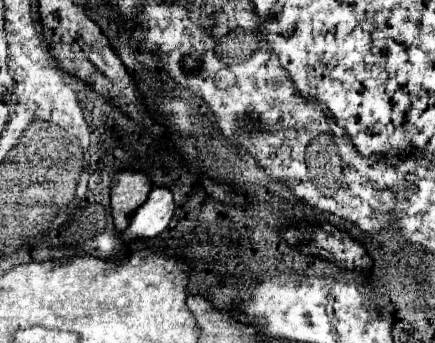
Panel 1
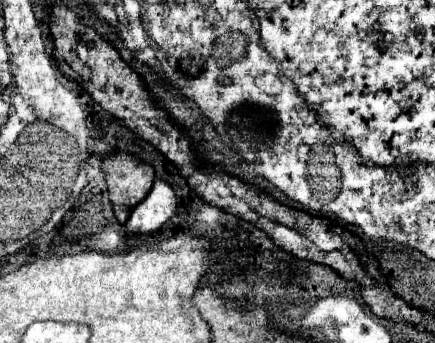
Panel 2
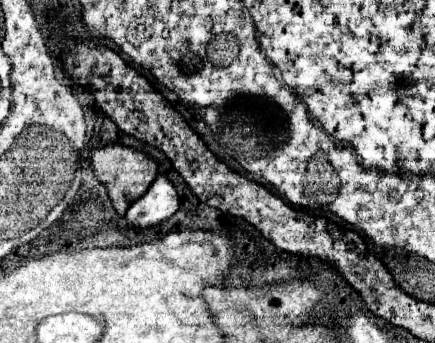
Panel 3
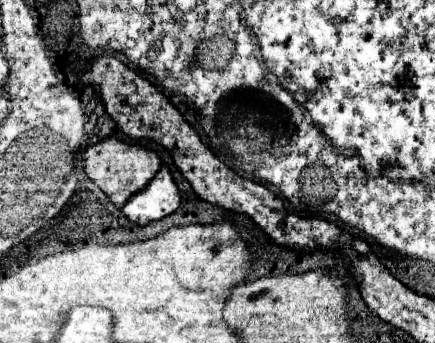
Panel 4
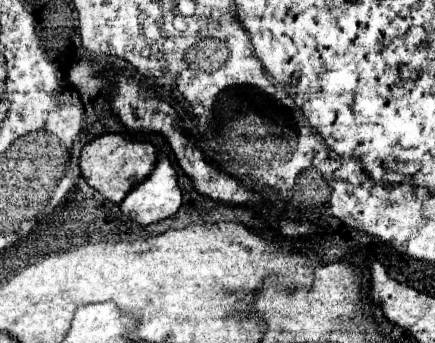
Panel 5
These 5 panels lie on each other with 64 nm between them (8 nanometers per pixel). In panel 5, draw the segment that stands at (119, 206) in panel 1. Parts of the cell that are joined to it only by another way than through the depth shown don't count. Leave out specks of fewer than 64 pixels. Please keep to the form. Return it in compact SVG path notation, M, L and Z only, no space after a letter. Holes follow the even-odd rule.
M102 134L88 142L80 152L82 178L98 190L106 200L120 204L134 184L144 180L156 164L156 148L148 140L130 140L120 134Z

